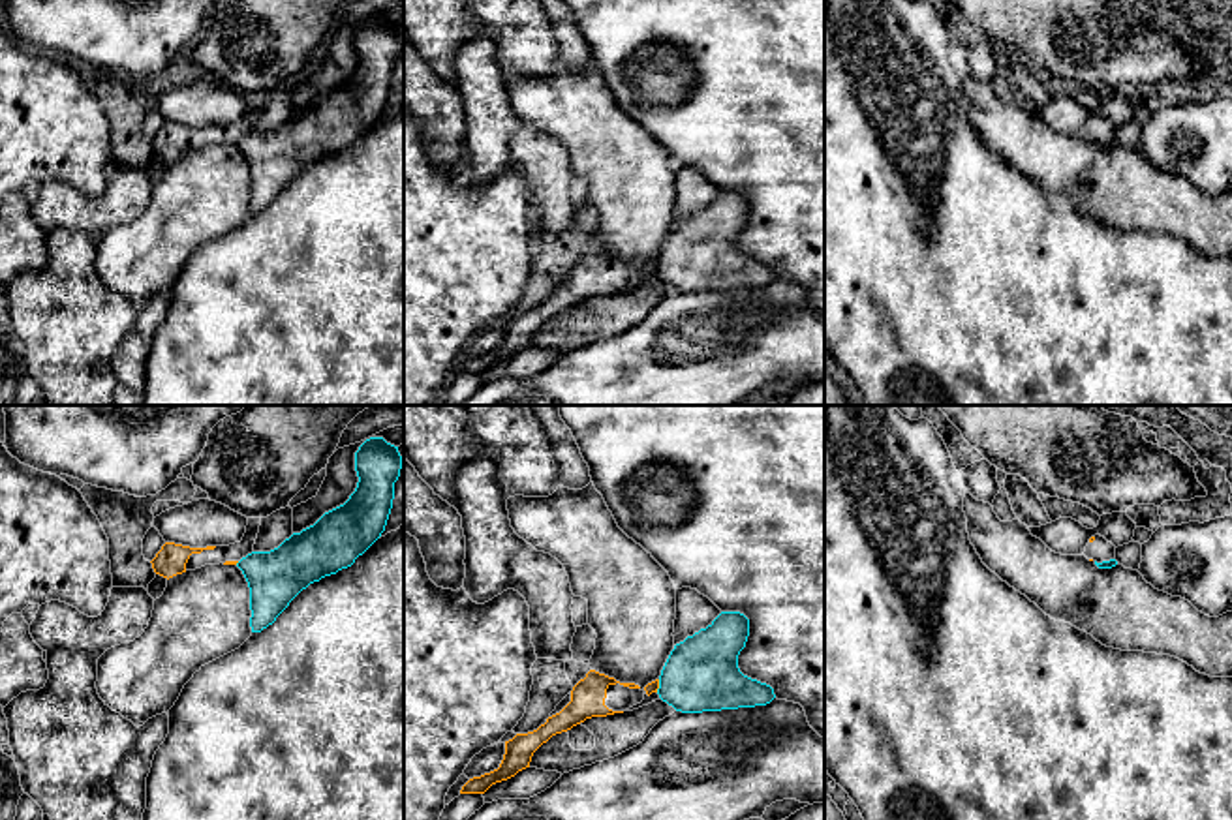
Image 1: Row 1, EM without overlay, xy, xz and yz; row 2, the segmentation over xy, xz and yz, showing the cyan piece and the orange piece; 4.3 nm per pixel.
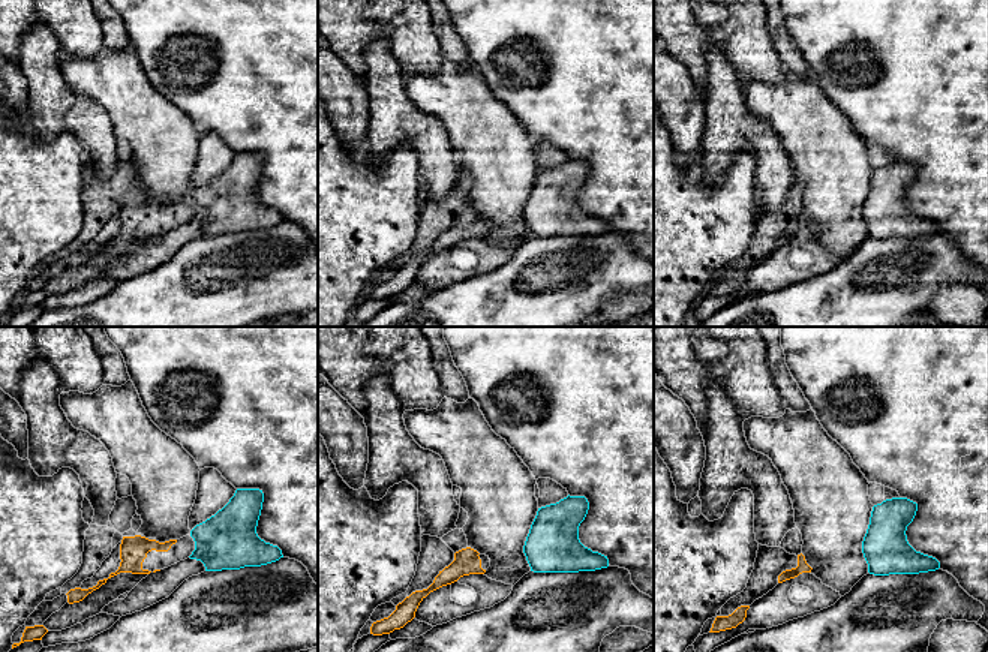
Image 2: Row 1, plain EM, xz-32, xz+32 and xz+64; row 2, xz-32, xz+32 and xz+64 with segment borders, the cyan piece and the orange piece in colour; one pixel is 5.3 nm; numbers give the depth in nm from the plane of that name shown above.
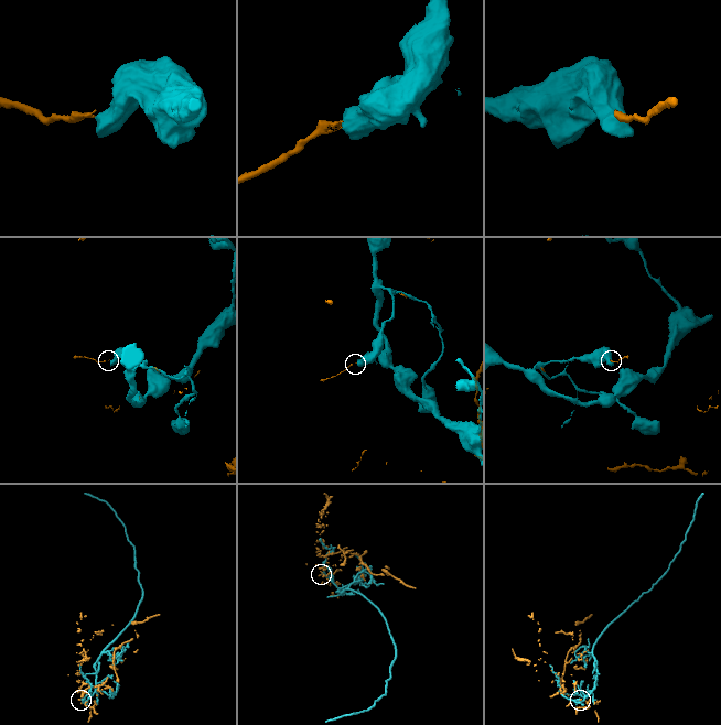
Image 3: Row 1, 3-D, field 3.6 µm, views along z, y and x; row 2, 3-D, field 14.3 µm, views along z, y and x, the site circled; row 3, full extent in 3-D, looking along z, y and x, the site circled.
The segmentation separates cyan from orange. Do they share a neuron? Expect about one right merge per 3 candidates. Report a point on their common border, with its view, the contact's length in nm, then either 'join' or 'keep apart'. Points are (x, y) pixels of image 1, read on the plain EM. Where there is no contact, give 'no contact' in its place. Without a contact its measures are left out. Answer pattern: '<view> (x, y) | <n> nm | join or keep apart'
xz (660, 265) | 60 nm | keep apart

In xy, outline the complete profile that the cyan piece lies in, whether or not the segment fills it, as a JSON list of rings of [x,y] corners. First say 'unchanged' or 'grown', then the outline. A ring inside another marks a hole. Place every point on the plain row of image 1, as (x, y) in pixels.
unchanged; [[[383,17],[366,19],[355,32],[357,68],[344,84],[278,128],[237,143],[250,167],[252,212],[272,205],[310,163],[351,146],[381,116],[400,49],[398,26]]]

